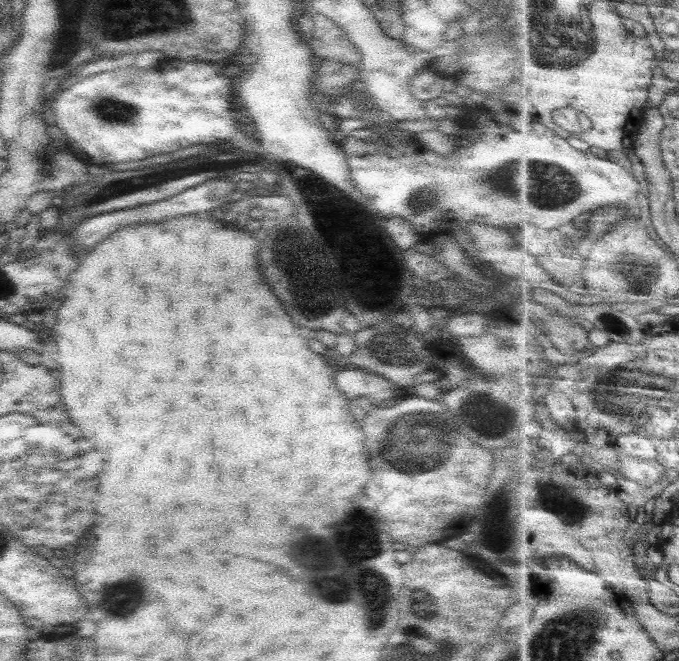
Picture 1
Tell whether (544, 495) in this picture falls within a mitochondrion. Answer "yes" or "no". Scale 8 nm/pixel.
yes

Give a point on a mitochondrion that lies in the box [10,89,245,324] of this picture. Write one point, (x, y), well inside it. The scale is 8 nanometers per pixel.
(114, 110)

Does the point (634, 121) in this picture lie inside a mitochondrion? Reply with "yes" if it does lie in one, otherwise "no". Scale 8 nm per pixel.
no

